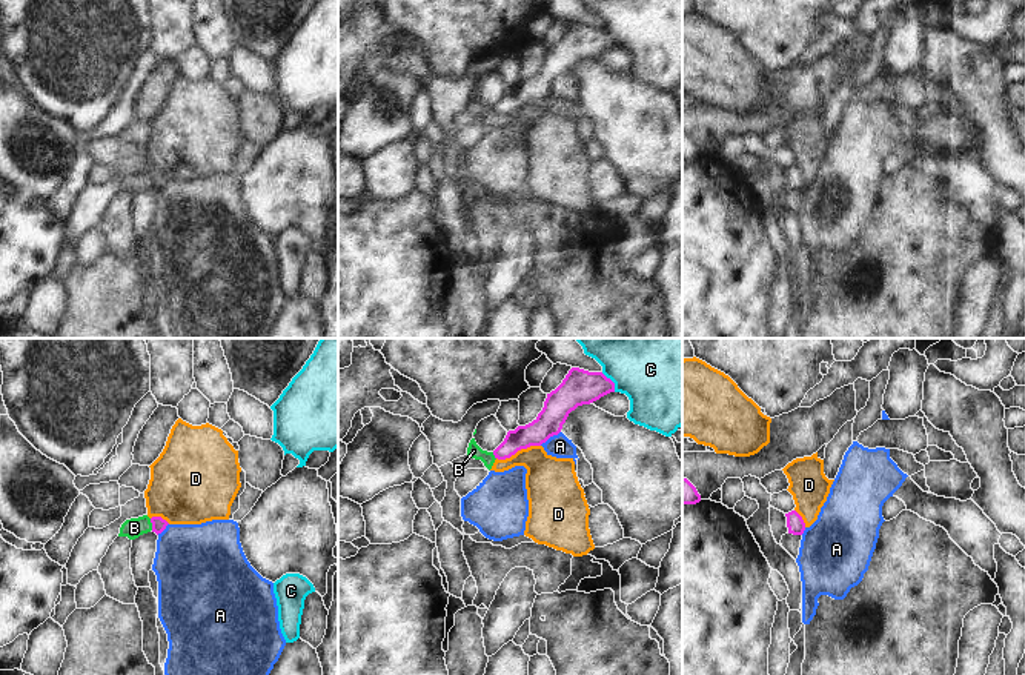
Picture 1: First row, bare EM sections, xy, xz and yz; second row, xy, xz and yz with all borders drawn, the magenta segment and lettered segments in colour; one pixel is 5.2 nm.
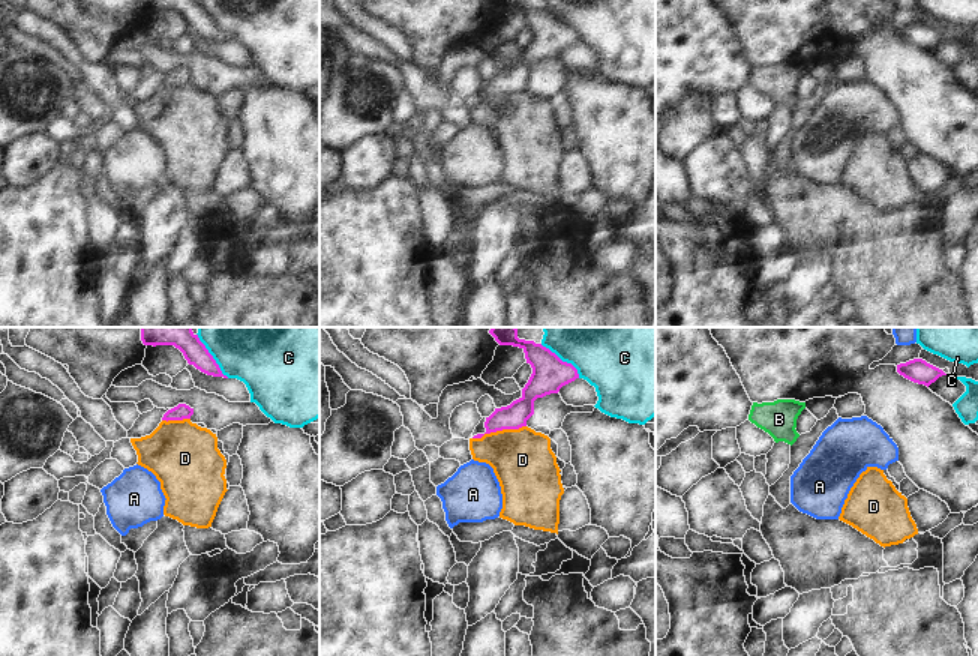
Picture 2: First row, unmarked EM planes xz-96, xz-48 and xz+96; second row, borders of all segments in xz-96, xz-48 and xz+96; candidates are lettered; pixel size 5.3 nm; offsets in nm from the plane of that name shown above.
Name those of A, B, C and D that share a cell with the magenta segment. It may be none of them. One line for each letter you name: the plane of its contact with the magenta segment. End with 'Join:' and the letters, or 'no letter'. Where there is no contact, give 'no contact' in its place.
Join: no letter

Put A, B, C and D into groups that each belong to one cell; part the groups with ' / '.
A / B D / C

